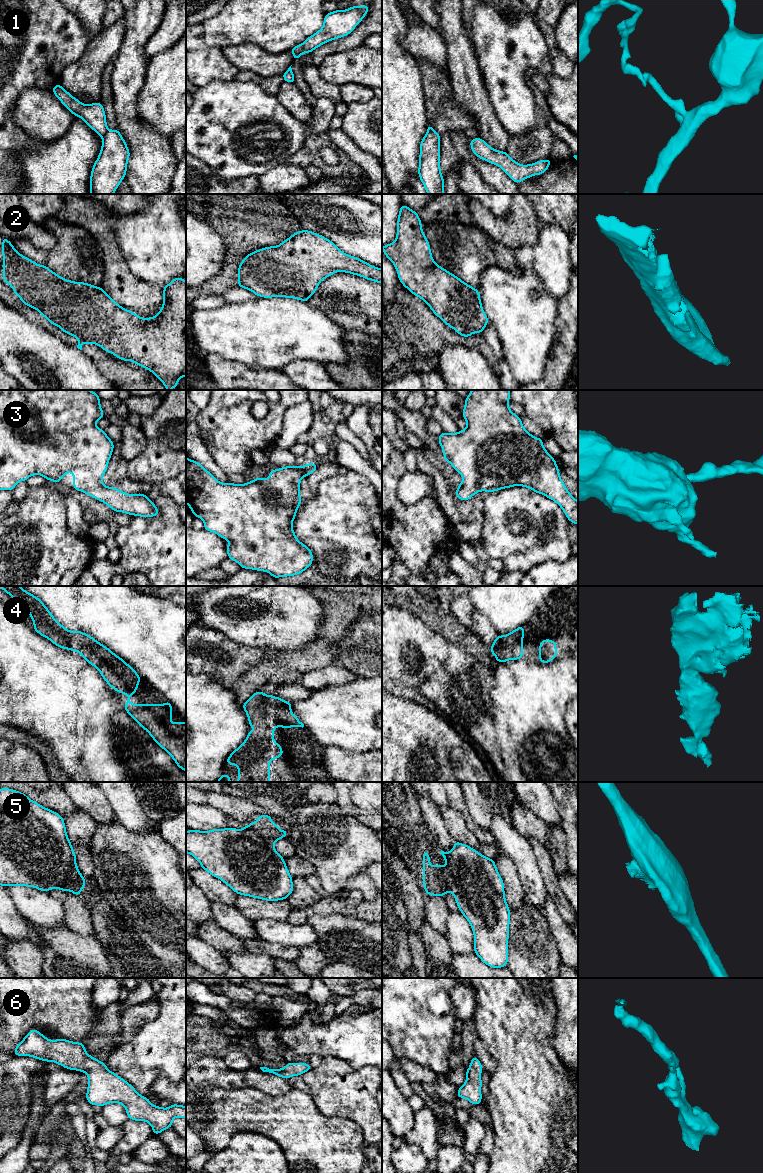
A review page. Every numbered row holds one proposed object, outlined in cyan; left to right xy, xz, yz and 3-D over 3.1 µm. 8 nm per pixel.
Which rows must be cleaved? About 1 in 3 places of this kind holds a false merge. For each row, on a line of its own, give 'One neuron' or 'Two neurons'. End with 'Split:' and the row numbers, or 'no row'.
1: Two neurons
2: One neuron
3: One neuron
4: One neuron
5: Two neurons
6: One neuron
Split: 1, 5

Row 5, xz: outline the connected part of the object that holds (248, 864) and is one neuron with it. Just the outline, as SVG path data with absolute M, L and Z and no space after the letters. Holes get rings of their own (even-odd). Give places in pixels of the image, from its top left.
M225 828L186 832L186 853L191 854L215 878L222 880L238 895L266 901L286 900L293 892L292 876L285 859L275 850L271 838L261 838L253 830Z

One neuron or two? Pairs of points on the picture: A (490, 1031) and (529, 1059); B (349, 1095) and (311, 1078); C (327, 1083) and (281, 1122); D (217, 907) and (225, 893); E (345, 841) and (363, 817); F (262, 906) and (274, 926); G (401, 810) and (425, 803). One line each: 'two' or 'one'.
A: one
B: one
C: two
D: two
E: two
F: two
G: two

